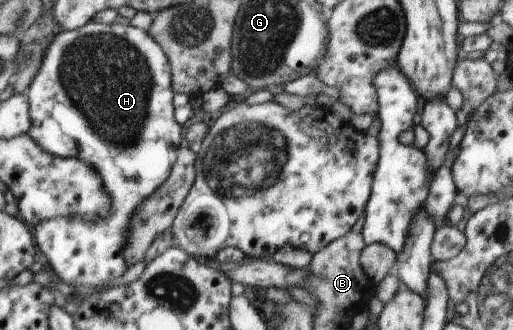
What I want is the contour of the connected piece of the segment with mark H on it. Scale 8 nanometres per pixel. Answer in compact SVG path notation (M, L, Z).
M89 21L85 26L82 26L81 28L75 29L75 30L61 30L59 31L49 43L49 46L47 47L47 50L45 51L45 56L41 59L41 64L38 66L37 72L35 73L35 76L33 77L33 80L30 82L29 88L26 90L26 95L28 96L28 103L29 103L29 114L31 119L31 126L27 133L29 133L29 136L37 143L39 143L39 146L47 152L50 152L53 154L53 156L58 156L61 158L78 158L79 160L82 160L83 162L86 162L86 164L89 164L89 166L92 166L99 174L105 189L105 192L109 194L109 196L112 198L112 213L106 218L101 219L97 223L86 223L79 217L55 217L54 219L49 219L48 221L40 222L39 225L36 227L33 227L31 230L33 232L34 239L37 240L36 246L38 246L43 252L43 254L46 256L48 260L48 266L54 270L55 276L59 278L60 284L63 287L66 287L66 285L71 286L69 289L72 290L73 284L83 284L86 286L99 286L100 284L107 284L112 280L115 280L118 276L121 276L129 267L128 264L125 262L125 259L123 258L123 247L125 246L125 243L128 241L128 226L130 225L130 220L132 219L132 212L136 209L136 206L143 200L146 199L151 193L154 193L156 191L156 188L158 186L161 186L162 182L165 182L165 179L169 176L171 167L173 166L173 163L176 161L178 148L181 146L181 144L184 143L184 133L185 133L185 126L181 126L176 121L175 115L174 115L174 90L172 87L172 70L170 62L168 61L167 55L163 52L163 49L153 40L153 37L148 33L143 31L142 29L139 29L138 27L133 27L130 24L117 24L111 23L111 24L105 24L105 23L99 23L97 21Z

